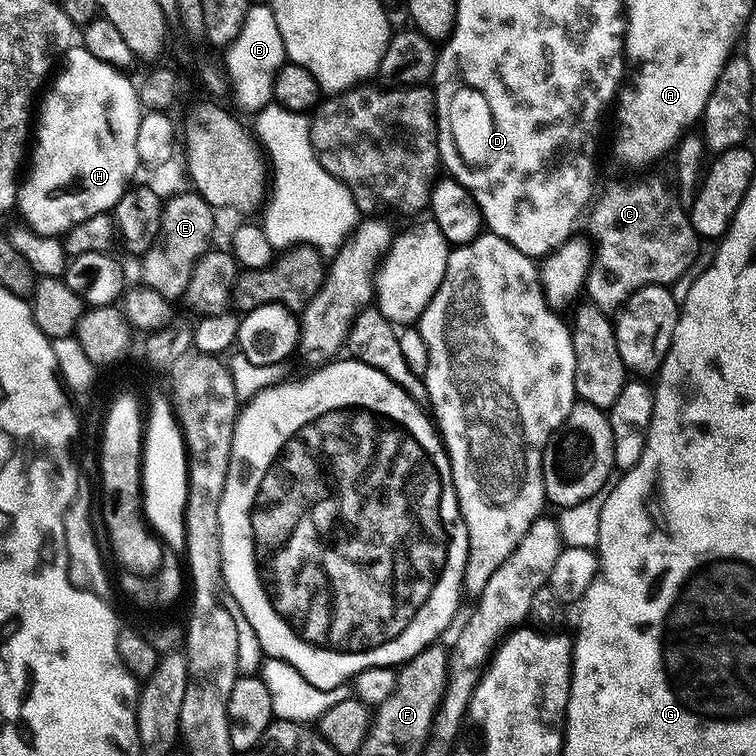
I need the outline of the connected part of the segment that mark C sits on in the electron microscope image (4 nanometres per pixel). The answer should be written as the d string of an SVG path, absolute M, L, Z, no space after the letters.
M640 180L637 184L620 184L617 188L610 188L599 196L600 193L595 197L587 213L594 251L592 265L588 267L586 296L591 304L612 314L635 292L642 290L642 286L655 284L671 286L694 262L702 240L694 230L691 215L680 205L673 189L668 189L660 180Z

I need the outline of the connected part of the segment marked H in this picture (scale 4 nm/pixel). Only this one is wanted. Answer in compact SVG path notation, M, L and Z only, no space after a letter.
M77 46L69 50L69 52L64 53L62 57L63 64L64 69L60 73L57 71L51 77L50 83L43 93L43 96L45 95L44 101L42 101L43 96L39 101L38 115L34 120L34 143L30 148L32 165L29 166L28 173L26 173L27 168L23 173L16 194L16 208L18 209L18 213L20 212L21 218L24 219L21 221L33 232L39 234L39 236L60 236L63 233L69 232L78 222L82 222L86 218L94 218L94 214L102 214L103 212L111 213L115 209L116 203L122 198L122 194L128 191L130 185L133 183L132 175L135 174L136 168L139 169L141 167L140 159L138 158L138 122L142 115L142 107L137 85L135 83L132 85L124 77L126 75L121 69L116 68L114 65L108 65L99 58L94 58L94 55L90 54L83 46Z

